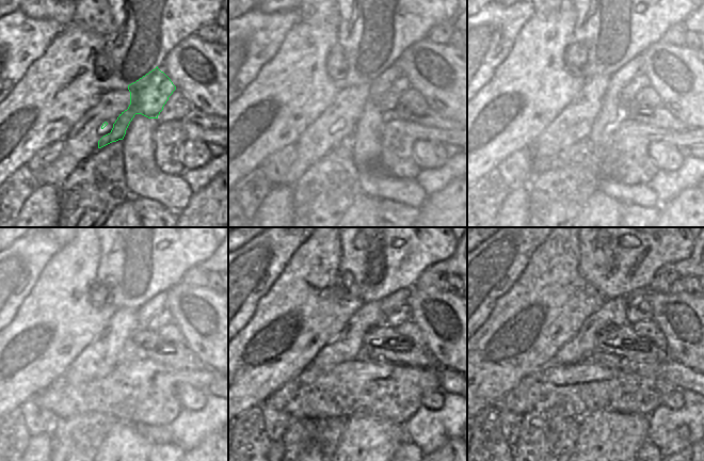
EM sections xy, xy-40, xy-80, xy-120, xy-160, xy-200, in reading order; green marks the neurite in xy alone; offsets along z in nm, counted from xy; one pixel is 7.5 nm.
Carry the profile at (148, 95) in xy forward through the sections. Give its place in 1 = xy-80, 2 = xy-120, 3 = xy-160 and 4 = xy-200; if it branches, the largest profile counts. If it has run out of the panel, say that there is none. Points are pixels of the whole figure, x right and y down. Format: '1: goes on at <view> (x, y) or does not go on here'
1: goes on at xy-80 (629, 80)
2: goes on at xy-120 (154, 315)
3: goes on at xy-160 (396, 308)
4: goes on at xy-200 (640, 308)

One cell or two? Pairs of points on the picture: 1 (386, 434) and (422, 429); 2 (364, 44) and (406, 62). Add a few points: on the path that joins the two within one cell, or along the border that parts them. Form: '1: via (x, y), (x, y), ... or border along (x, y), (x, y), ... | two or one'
1: border along (402, 426), (405, 438) | two
2: border along (417, 42), (410, 45), (394, 64) | two

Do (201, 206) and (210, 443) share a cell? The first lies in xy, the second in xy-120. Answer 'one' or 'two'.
one

